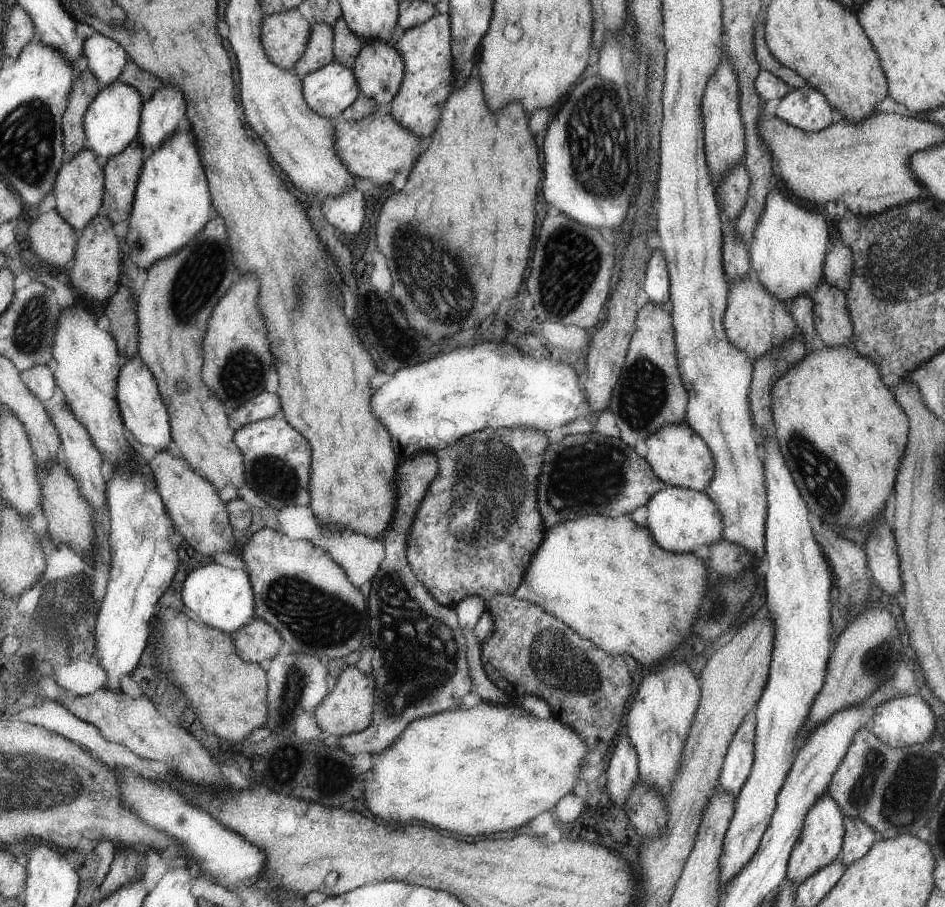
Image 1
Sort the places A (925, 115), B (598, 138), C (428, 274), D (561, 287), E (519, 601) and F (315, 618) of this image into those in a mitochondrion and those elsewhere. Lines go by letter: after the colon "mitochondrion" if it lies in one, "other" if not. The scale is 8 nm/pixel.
A: other
B: mitochondrion
C: mitochondrion
D: mitochondrion
E: other
F: mitochondrion

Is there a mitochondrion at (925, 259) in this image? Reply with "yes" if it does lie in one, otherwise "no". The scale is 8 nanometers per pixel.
yes

